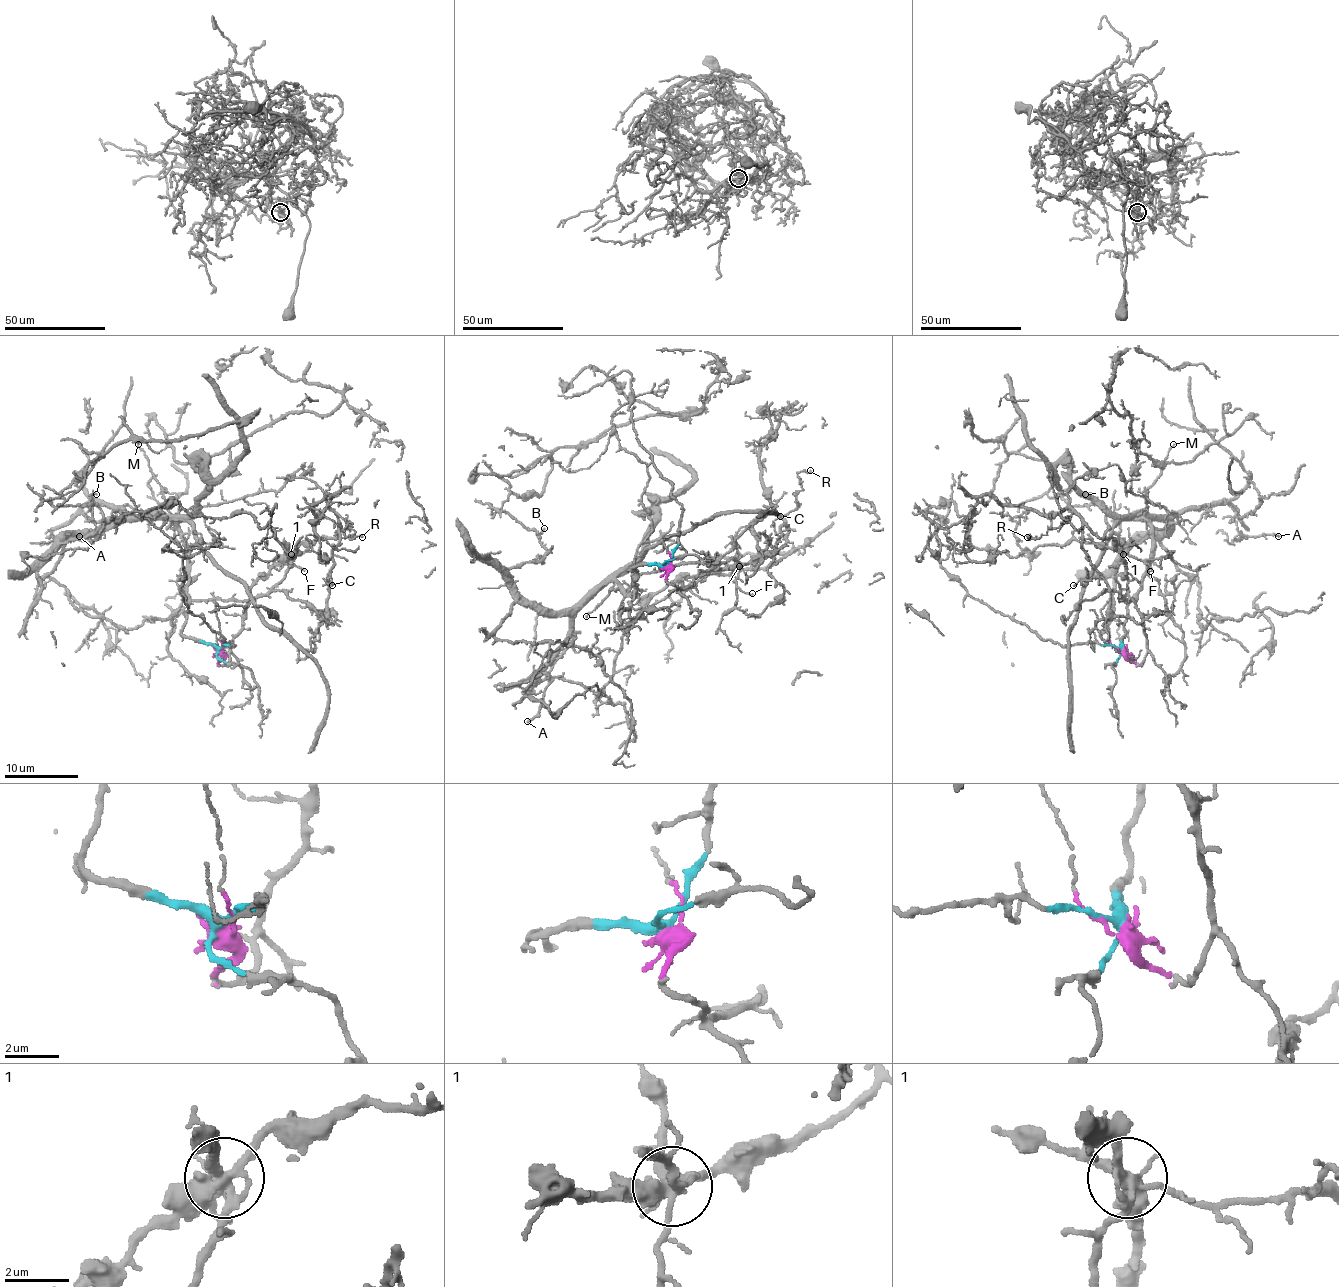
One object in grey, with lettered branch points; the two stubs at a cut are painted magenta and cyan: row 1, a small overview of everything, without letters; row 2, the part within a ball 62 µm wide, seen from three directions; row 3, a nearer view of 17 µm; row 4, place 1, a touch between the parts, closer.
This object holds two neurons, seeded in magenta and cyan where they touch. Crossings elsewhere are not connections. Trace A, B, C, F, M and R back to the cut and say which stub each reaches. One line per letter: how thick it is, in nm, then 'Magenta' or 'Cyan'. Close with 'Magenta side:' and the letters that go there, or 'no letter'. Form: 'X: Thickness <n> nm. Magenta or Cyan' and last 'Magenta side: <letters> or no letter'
A: Thickness 180 nm. Cyan
B: Thickness 130 nm. Cyan
C: Thickness 110 nm. Magenta
F: Thickness 120 nm. Magenta
M: Thickness 90 nm. Cyan
R: Thickness 120 nm. Magenta
Magenta side: C, F, R

